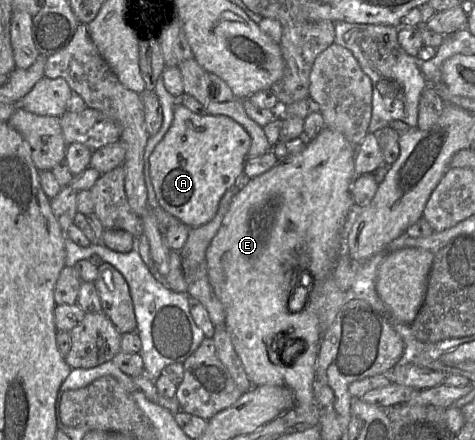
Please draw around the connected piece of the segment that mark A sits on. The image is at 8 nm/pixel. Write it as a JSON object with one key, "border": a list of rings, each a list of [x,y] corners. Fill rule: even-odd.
{"border":[[[177,103],[169,130],[149,158],[151,181],[159,204],[190,228],[208,223],[217,214],[220,201],[227,190],[236,182],[244,182],[243,168],[250,146],[250,135],[232,118],[225,115],[198,115]]]}

